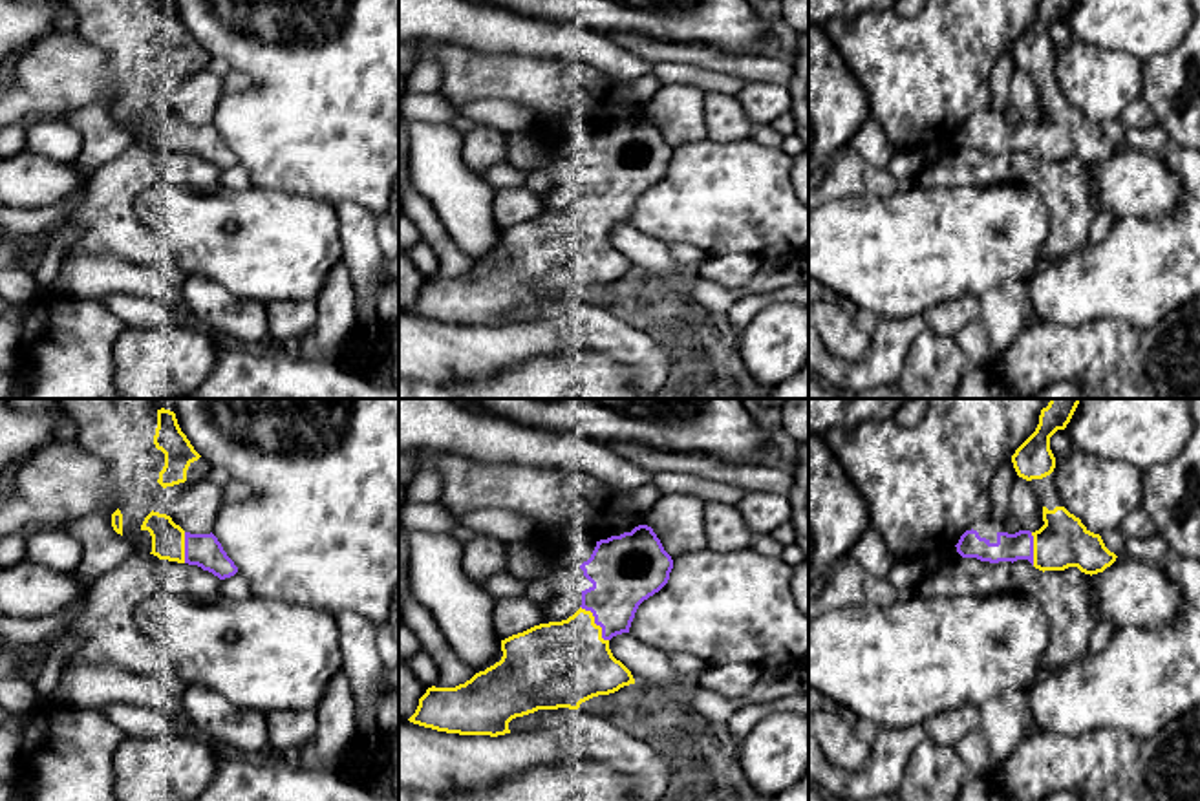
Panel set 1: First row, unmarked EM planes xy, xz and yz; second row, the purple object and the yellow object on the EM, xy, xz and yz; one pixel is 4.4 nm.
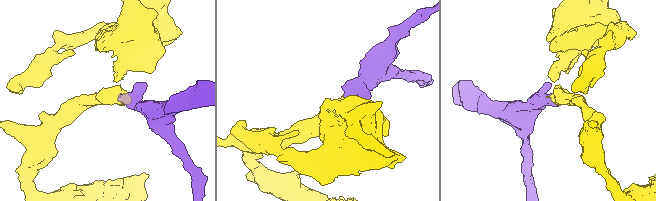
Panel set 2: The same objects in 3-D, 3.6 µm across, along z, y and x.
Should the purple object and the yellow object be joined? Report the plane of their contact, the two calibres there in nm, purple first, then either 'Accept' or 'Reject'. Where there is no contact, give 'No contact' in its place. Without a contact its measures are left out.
Touches purple in xz. Thickness 280 nm (purple) against 380 nm. Accept

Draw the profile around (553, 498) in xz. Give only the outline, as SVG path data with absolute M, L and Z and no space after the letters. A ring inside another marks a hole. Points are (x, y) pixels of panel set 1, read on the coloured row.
M430 450L443 479L441 505L455 518L503 508L538 525L536 543L556 552L565 529L589 527L613 536L644 525L629 518L629 490L571 468L536 468L468 459Z

